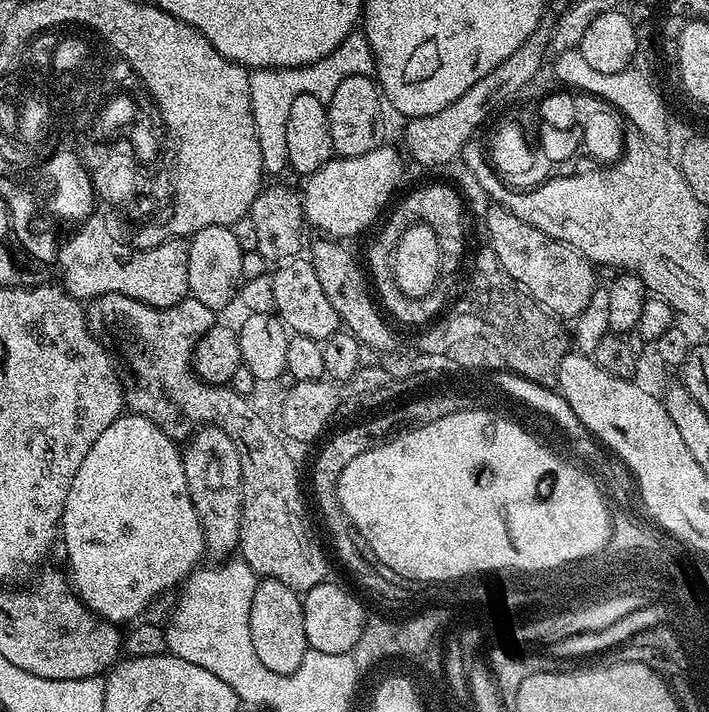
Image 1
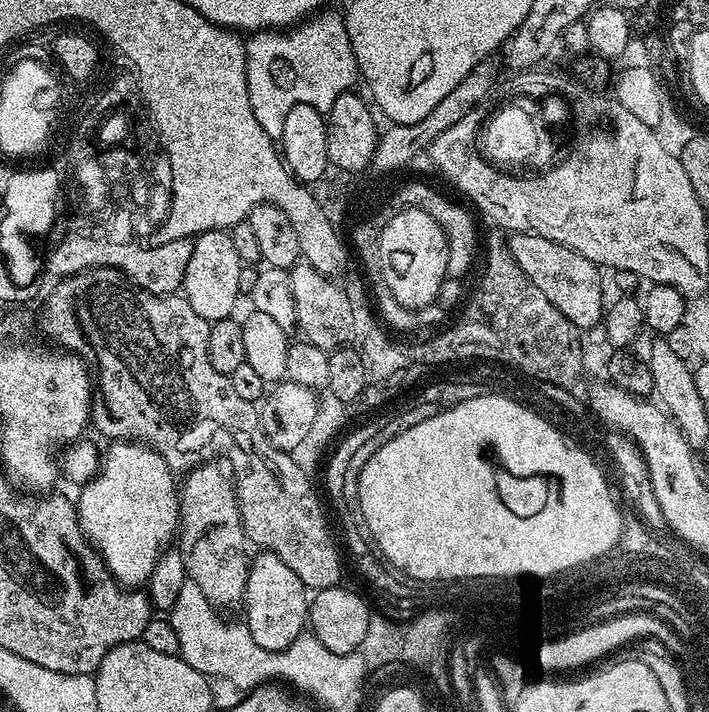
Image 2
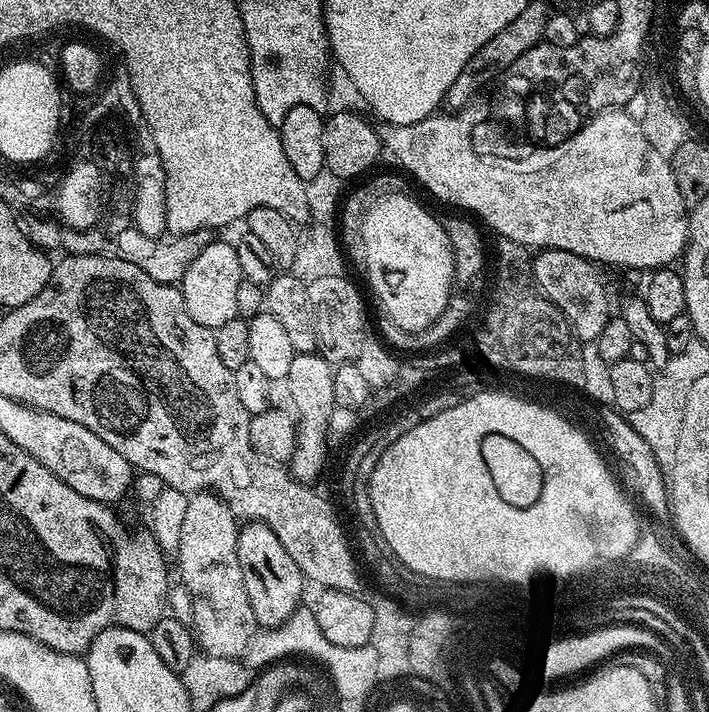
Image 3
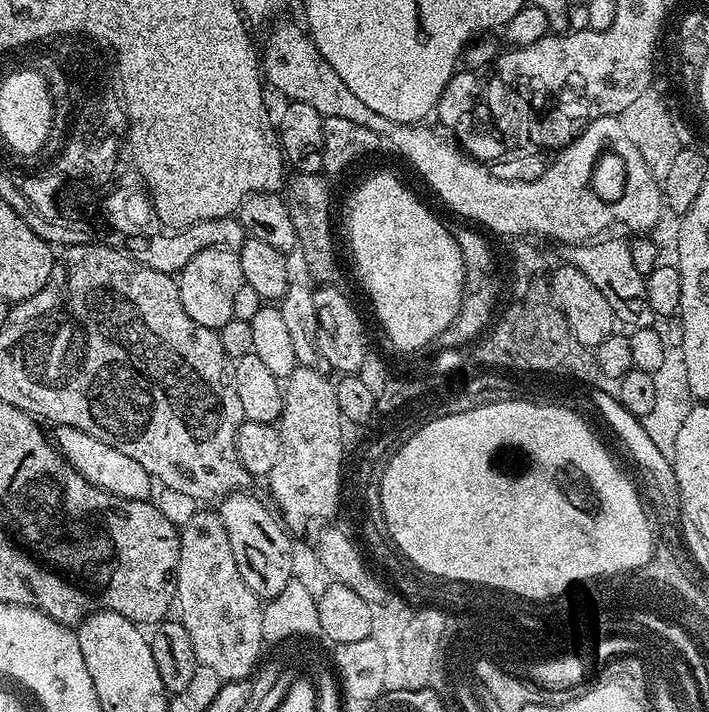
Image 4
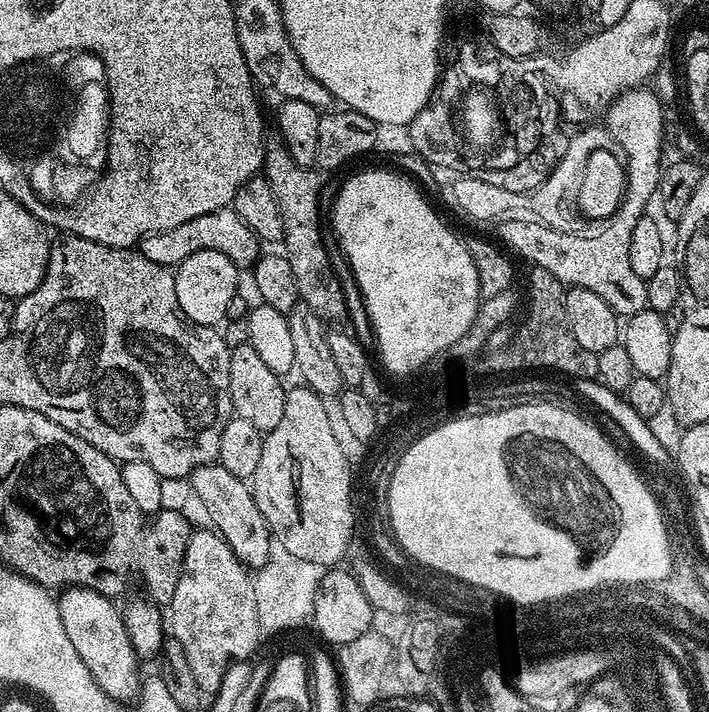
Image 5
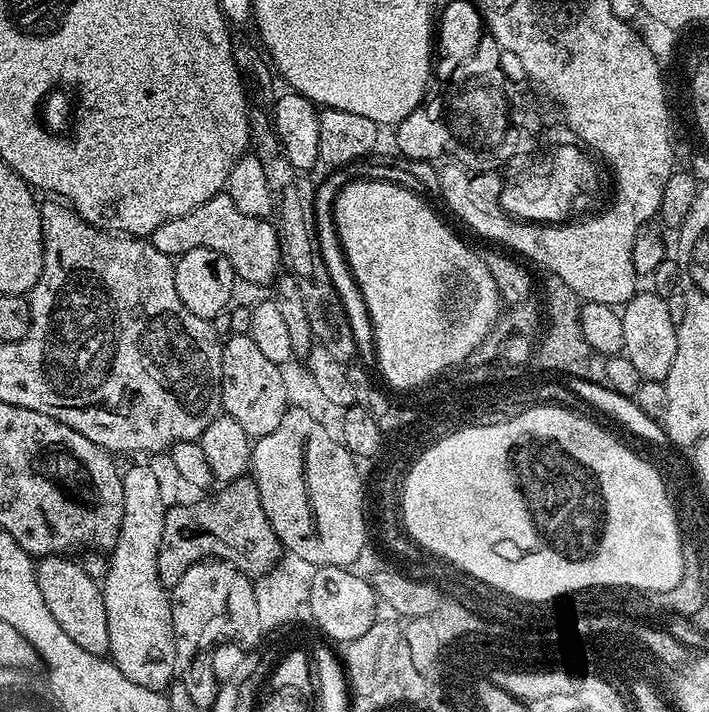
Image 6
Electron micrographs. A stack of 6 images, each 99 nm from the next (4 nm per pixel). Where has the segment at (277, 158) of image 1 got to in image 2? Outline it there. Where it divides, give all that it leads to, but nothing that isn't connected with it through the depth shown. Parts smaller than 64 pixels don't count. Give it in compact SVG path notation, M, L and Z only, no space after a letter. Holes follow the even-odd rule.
M321 10L311 18L287 30L261 30L251 33L244 45L246 54L246 74L250 90L250 110L254 110L254 118L258 118L258 126L266 130L270 139L279 141L282 130L286 127L286 114L299 104L315 104L321 112L327 114L330 106L334 106L334 98L357 83L360 67L354 58L354 50L350 46L350 38L346 34L344 17L339 11Z

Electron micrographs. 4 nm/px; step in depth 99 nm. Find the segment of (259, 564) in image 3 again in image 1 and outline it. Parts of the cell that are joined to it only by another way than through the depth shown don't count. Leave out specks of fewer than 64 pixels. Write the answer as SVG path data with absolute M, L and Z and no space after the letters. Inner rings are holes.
M265 577L255 588L250 606L251 646L268 670L283 676L295 675L308 651L302 619L301 595L277 579Z

